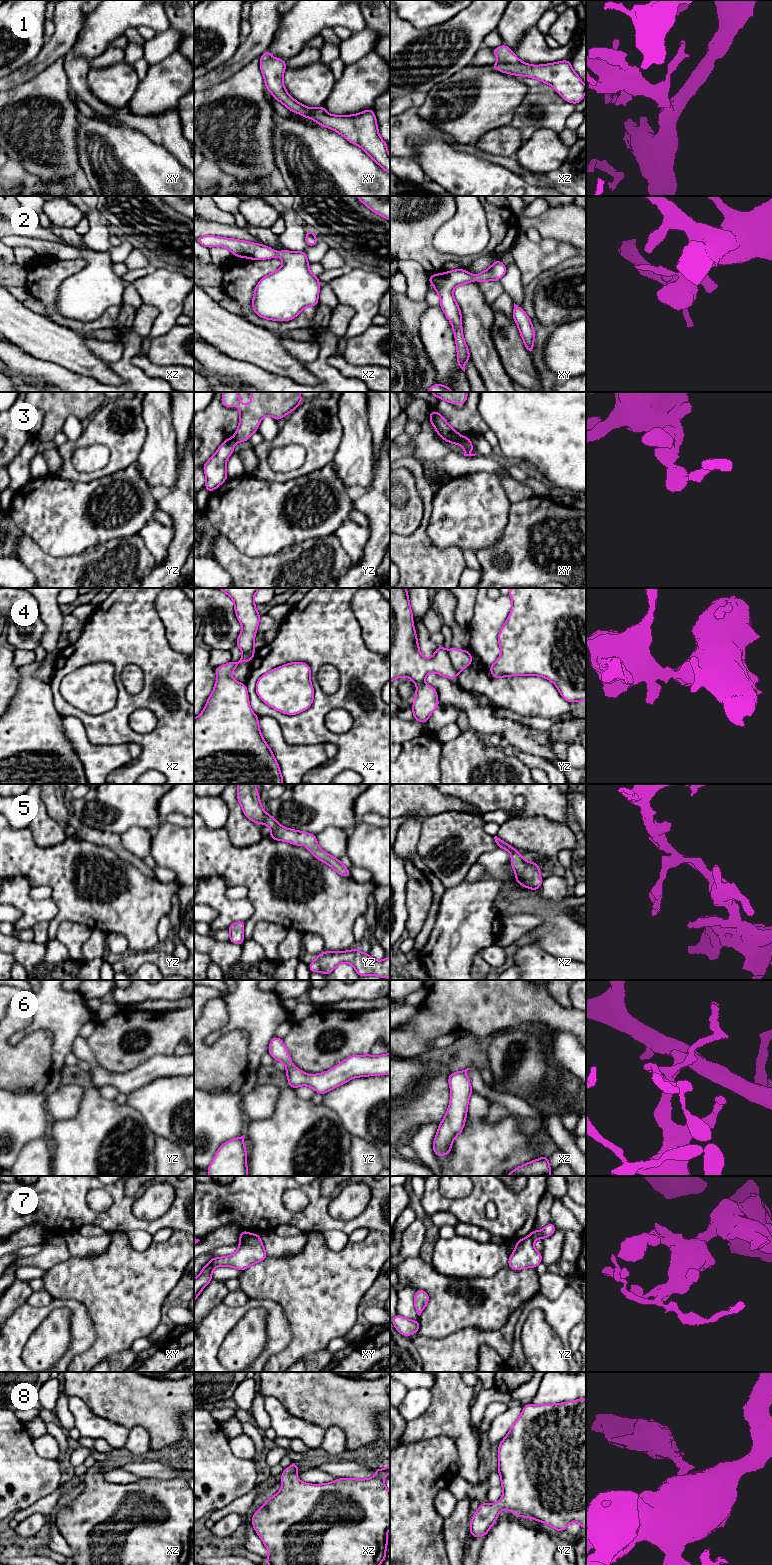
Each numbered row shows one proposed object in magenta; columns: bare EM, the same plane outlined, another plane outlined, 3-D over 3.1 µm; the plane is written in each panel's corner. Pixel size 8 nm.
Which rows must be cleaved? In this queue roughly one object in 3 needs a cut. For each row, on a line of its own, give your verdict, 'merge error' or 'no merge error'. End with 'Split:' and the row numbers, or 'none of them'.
1: no merge error
2: no merge error
3: merge error
4: merge error
5: no merge error
6: no merge error
7: merge error
8: no merge error
Split: 3, 4, 7

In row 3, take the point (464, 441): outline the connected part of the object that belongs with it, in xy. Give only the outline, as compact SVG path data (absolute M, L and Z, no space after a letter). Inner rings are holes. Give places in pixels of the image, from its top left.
M463 436L459 440L452 442L452 445L453 444L459 444L464 449L464 456L475 456L475 455L477 455L477 454L471 454L470 453L470 450L471 449L475 450L475 448L467 436Z

